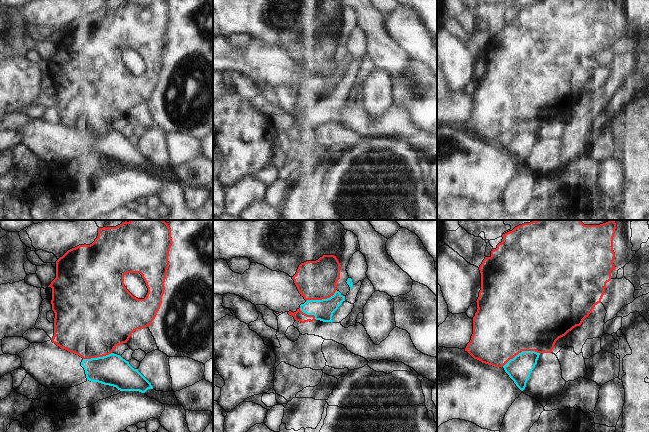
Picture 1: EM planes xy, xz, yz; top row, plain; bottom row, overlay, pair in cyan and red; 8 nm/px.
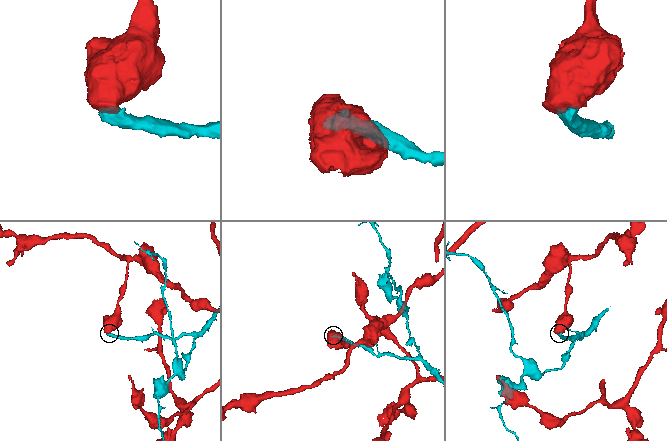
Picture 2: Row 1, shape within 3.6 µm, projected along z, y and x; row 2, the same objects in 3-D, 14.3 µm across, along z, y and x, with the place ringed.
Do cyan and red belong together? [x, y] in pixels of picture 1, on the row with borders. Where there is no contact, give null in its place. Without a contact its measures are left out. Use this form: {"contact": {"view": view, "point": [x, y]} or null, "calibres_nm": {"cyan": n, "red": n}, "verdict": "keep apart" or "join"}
{"contact": {"view": "yz", "point": [521, 352]}, "calibres_nm": {"cyan": 200, "red": 500}, "verdict": "keep apart"}

